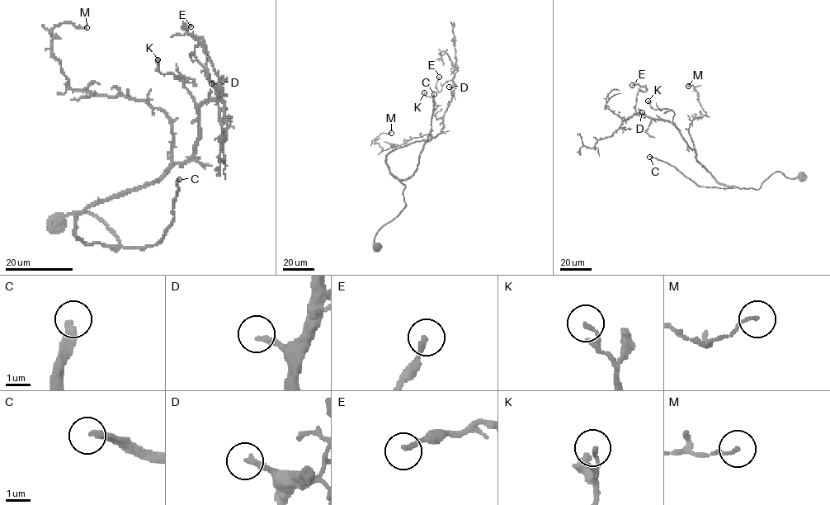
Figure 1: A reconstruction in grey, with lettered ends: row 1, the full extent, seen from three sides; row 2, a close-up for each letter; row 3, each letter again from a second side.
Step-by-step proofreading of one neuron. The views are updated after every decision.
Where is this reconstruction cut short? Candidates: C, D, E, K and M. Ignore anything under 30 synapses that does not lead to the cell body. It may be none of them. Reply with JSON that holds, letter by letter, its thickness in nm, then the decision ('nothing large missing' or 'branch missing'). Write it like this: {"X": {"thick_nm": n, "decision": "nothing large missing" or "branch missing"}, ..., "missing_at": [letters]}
{"C": {"thick_nm": 280, "decision": "branch missing"}, "D": {"thick_nm": 240, "decision": "branch missing"}, "E": {"thick_nm": 180, "decision": "nothing large missing"}, "K": {"thick_nm": 110, "decision": "nothing large missing"}, "M": {"thick_nm": 110, "decision": "nothing large missing"}, "missing_at": ["C", "D"]}

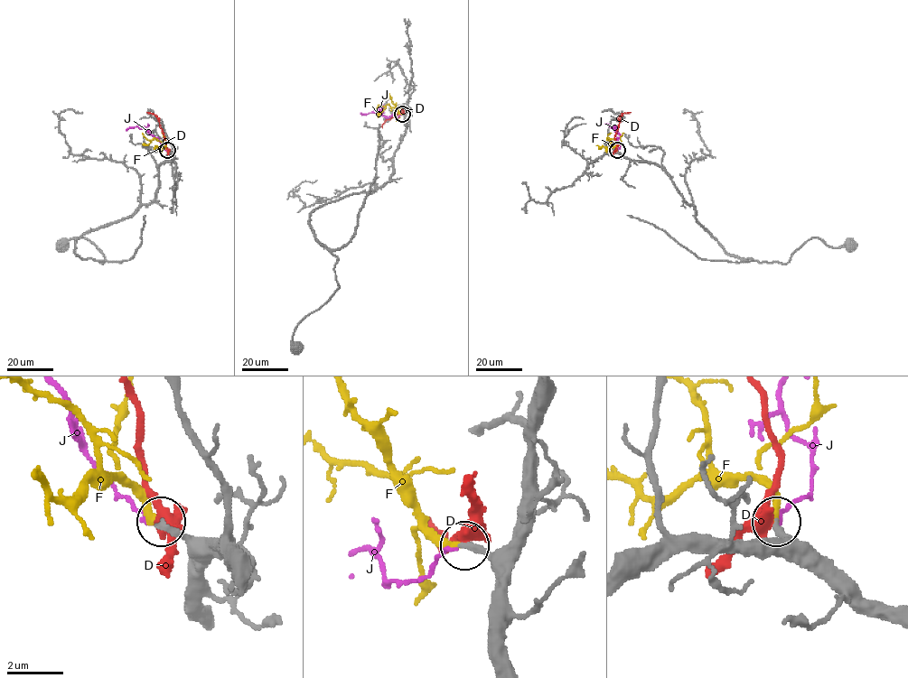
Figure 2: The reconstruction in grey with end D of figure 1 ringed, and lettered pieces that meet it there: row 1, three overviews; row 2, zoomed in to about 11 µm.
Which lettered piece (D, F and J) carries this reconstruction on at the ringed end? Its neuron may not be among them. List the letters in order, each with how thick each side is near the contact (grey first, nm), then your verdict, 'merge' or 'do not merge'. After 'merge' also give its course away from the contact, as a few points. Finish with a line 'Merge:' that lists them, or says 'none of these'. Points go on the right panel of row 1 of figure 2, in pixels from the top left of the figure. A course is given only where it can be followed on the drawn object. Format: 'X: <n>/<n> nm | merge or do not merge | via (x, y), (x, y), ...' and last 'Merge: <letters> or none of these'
D: 240/440 nm | do not merge
F: 240/280 nm | merge | via (617, 151), (608, 139), (614, 144), (620, 144)
J: 240/150 nm | do not merge
Merge: F

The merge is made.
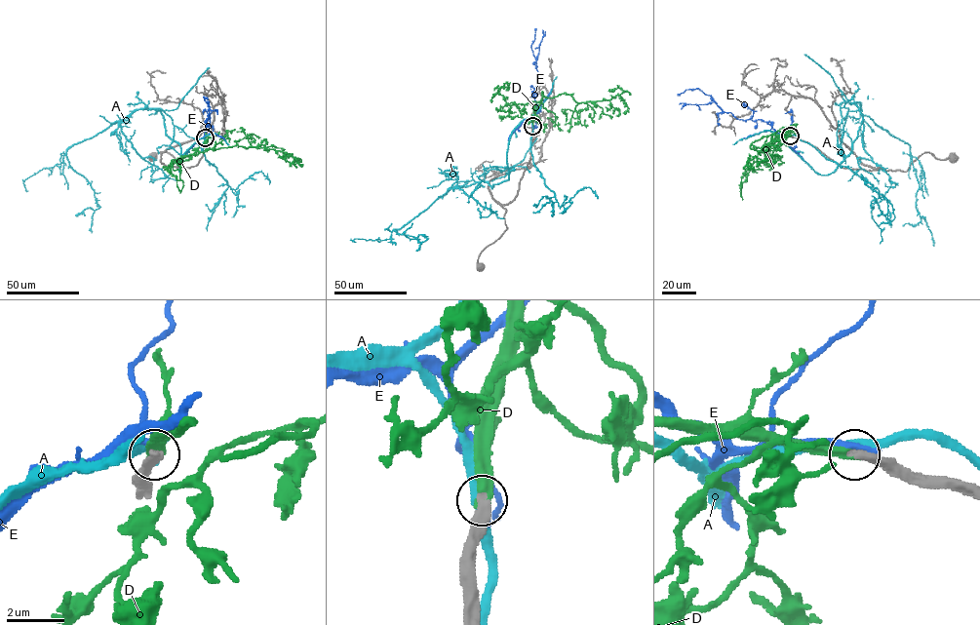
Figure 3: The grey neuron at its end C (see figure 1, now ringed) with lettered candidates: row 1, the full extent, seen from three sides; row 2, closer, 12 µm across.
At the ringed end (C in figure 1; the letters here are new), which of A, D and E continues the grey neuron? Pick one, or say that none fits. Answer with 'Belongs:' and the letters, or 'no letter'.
Belongs: D

